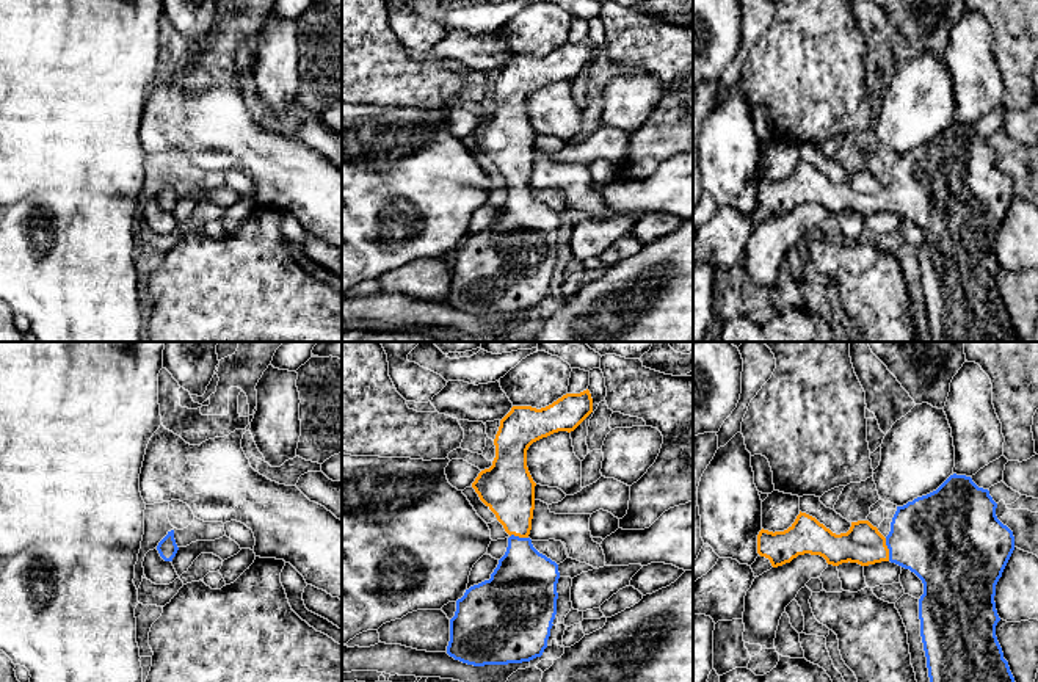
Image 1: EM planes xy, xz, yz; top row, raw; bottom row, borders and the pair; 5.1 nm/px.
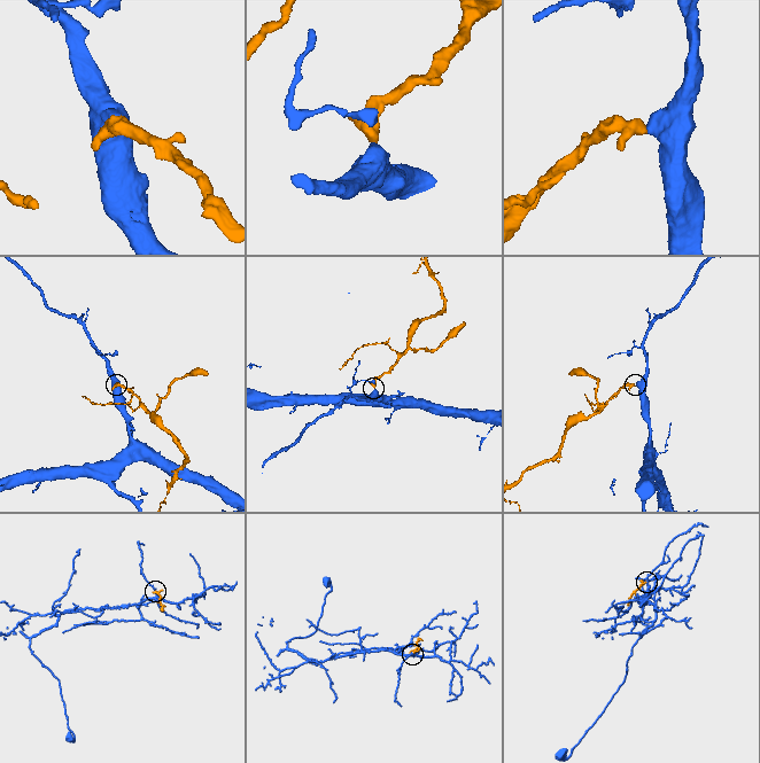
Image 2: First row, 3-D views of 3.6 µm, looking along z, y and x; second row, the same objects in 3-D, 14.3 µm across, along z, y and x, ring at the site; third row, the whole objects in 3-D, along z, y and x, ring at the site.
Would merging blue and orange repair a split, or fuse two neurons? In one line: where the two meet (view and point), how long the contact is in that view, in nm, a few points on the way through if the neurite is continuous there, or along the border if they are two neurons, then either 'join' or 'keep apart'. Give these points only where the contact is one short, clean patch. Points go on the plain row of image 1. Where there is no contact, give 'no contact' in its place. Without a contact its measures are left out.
contact yz (888, 196); length 120 nm; way yz (935, 185), (888, 196), (871, 196), (863, 192); join

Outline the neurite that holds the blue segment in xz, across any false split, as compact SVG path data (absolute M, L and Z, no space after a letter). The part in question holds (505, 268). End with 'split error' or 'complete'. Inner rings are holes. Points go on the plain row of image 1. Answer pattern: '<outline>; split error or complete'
M586 38L580 42L566 42L541 58L513 55L500 69L494 88L495 107L492 114L478 122L472 136L510 183L508 196L491 227L470 235L456 249L447 295L447 303L455 309L474 315L522 312L541 306L547 296L557 263L560 221L558 213L539 202L528 187L536 132L527 116L527 99L533 91L553 82L574 80L591 61L593 47Z; split error

